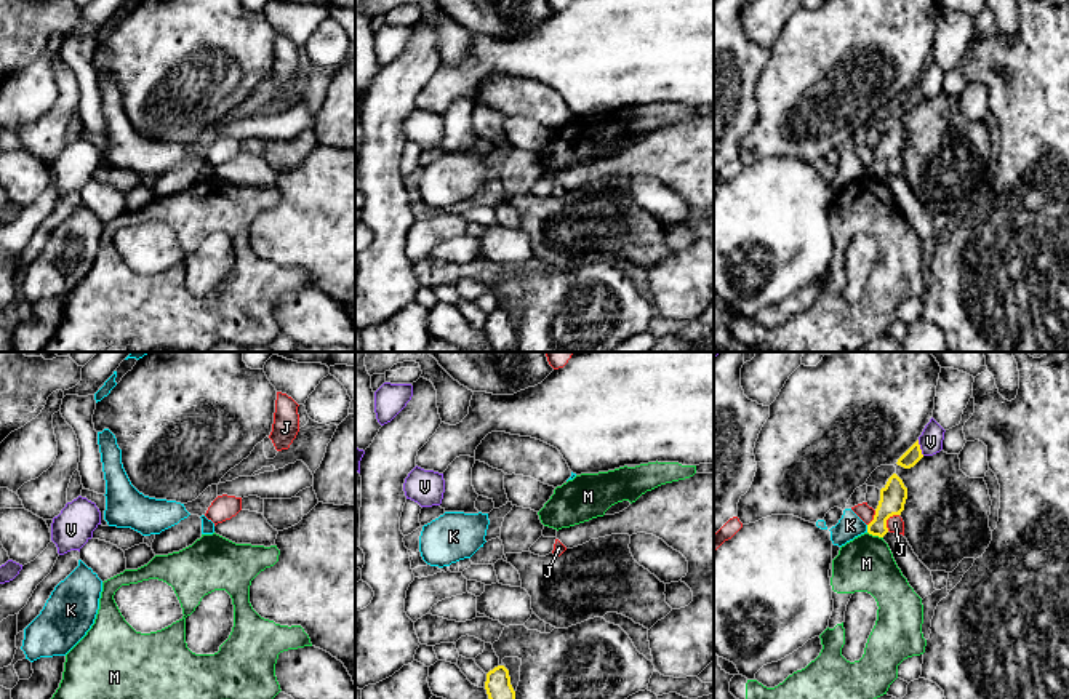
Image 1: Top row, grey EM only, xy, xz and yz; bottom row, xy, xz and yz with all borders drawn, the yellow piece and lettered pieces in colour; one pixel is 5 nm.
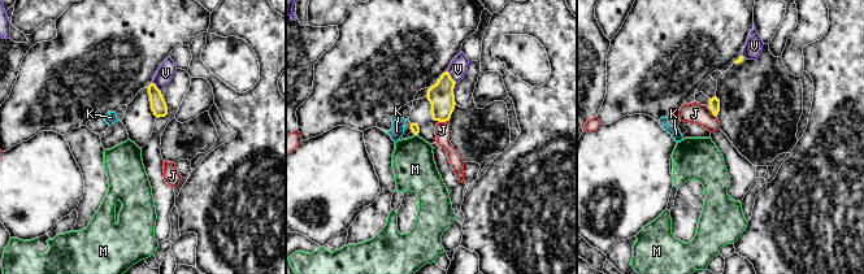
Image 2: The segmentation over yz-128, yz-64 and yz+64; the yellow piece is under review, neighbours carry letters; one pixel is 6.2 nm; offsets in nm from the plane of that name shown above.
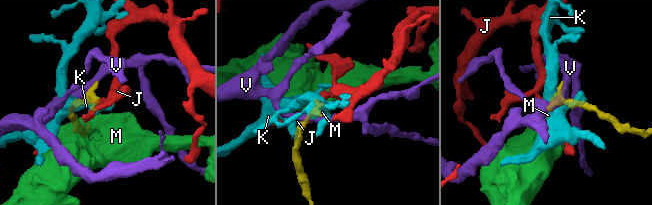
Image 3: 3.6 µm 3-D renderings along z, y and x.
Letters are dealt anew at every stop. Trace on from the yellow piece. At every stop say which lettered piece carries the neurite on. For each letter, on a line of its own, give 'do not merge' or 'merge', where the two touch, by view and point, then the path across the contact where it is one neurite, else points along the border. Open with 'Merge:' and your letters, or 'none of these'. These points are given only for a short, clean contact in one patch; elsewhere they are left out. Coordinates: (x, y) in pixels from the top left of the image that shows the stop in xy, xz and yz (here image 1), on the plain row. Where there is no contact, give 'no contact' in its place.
Merge: none of these
J: do not merge; meets yellow in yz at (887, 160); border along yz (898, 155), (887, 162), (887, 171)
K: do not merge; meets yellow in yz at (868, 170)
M: do not merge; meets yellow in yz at (876, 176); border along yz (868, 173), (882, 179)
V: do not merge; meets yellow in yz at (919, 90); border along yz (917, 82), (924, 96)

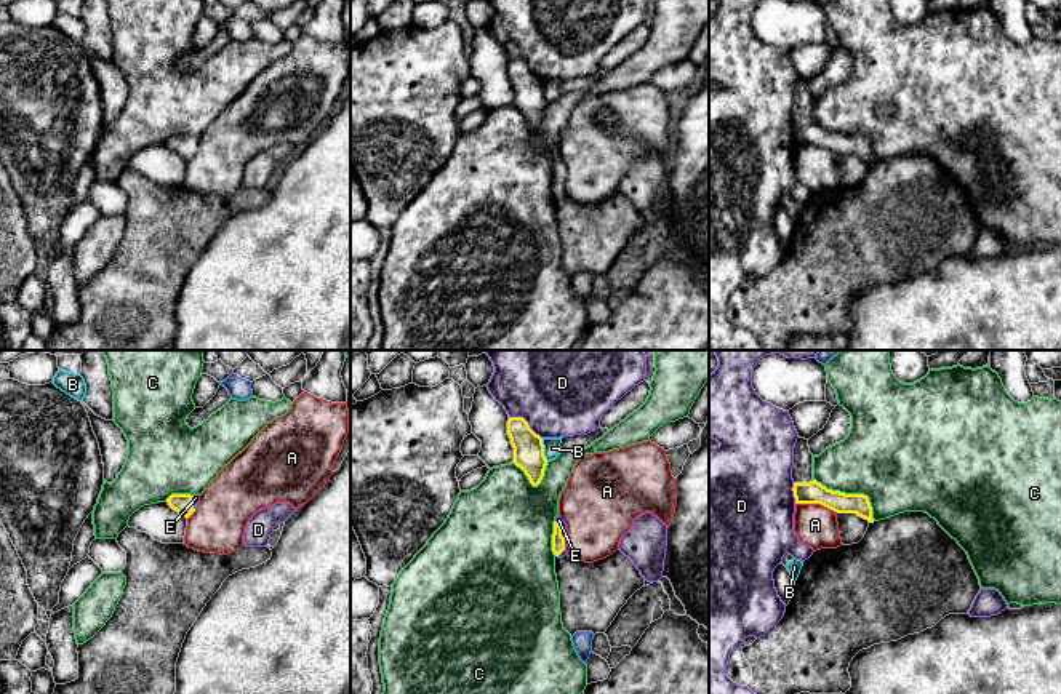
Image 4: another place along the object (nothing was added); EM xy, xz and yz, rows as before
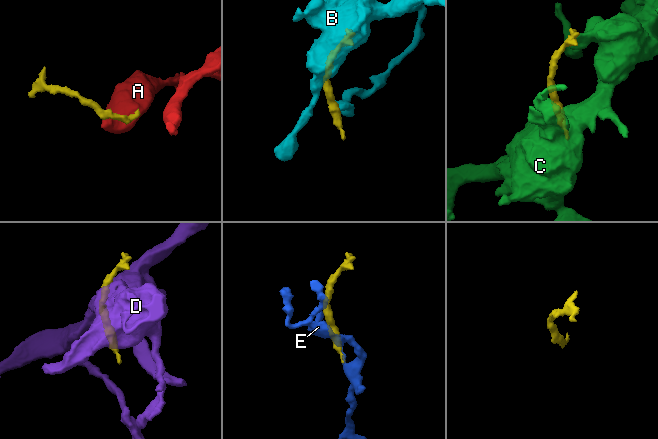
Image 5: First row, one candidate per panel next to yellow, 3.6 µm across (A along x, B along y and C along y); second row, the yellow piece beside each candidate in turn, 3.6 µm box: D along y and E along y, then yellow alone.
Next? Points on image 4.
Merge: E
A: do not merge; meets yellow in yz at (816, 144)
B: do not merge; meets yellow in xz at (543, 91)
C: do not merge; meets yellow in yz at (852, 136)
D: do not merge; meets yellow in xz at (527, 64)
E: merge; meets yellow in xz at (560, 171); runs through xz (557, 181), (560, 171), (559, 162)

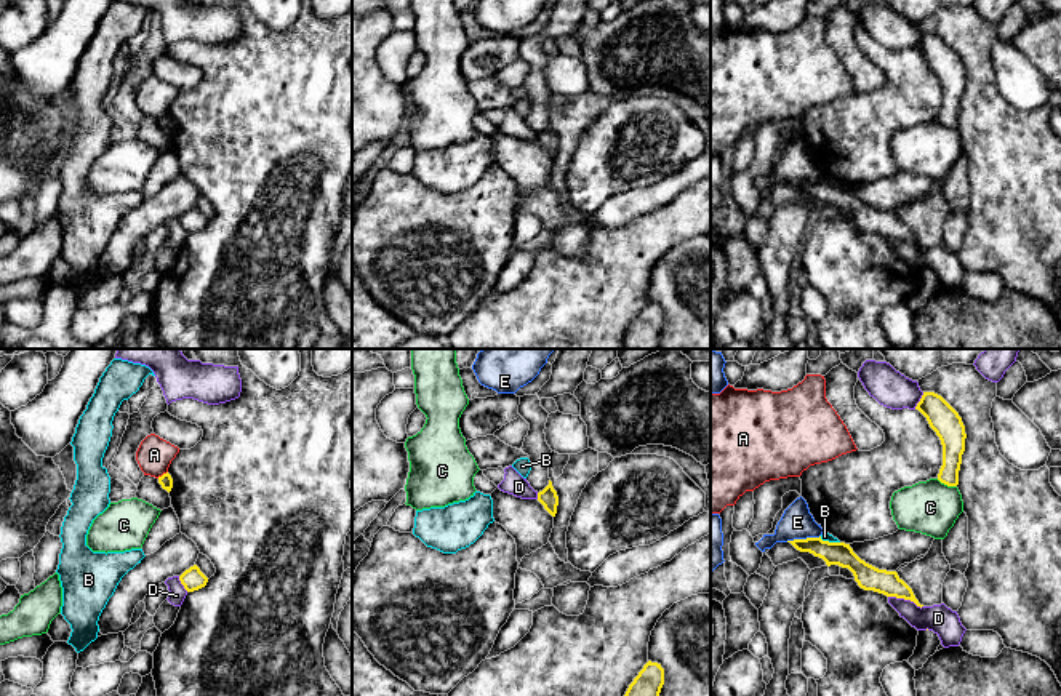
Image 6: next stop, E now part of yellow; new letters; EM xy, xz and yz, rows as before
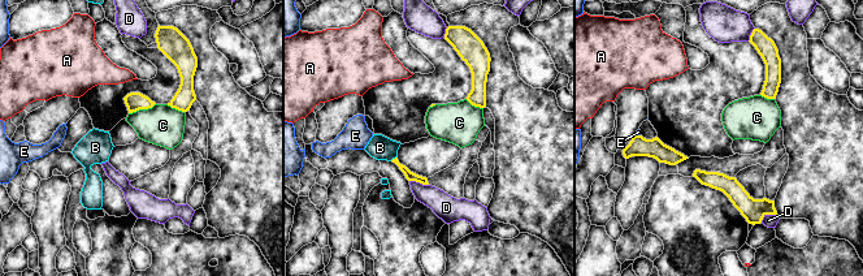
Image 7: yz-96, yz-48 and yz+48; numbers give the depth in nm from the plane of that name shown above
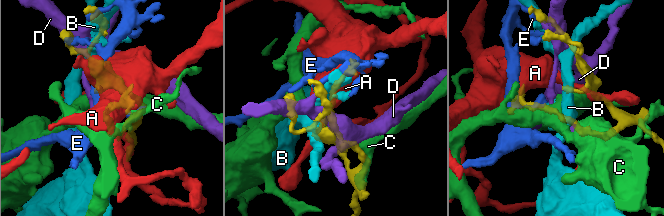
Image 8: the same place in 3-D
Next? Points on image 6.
Merge: none of these
A: do not merge; meets yellow in xy at (164, 116); border along xy (167, 112), (157, 119)
B: do not merge; meets yellow in yz at (828, 183)
C: do not merge; meets yellow in yz at (946, 125)
D: do not merge; meets yellow in yz at (906, 240)
E: do not merge; meets yellow in yz at (802, 181)

